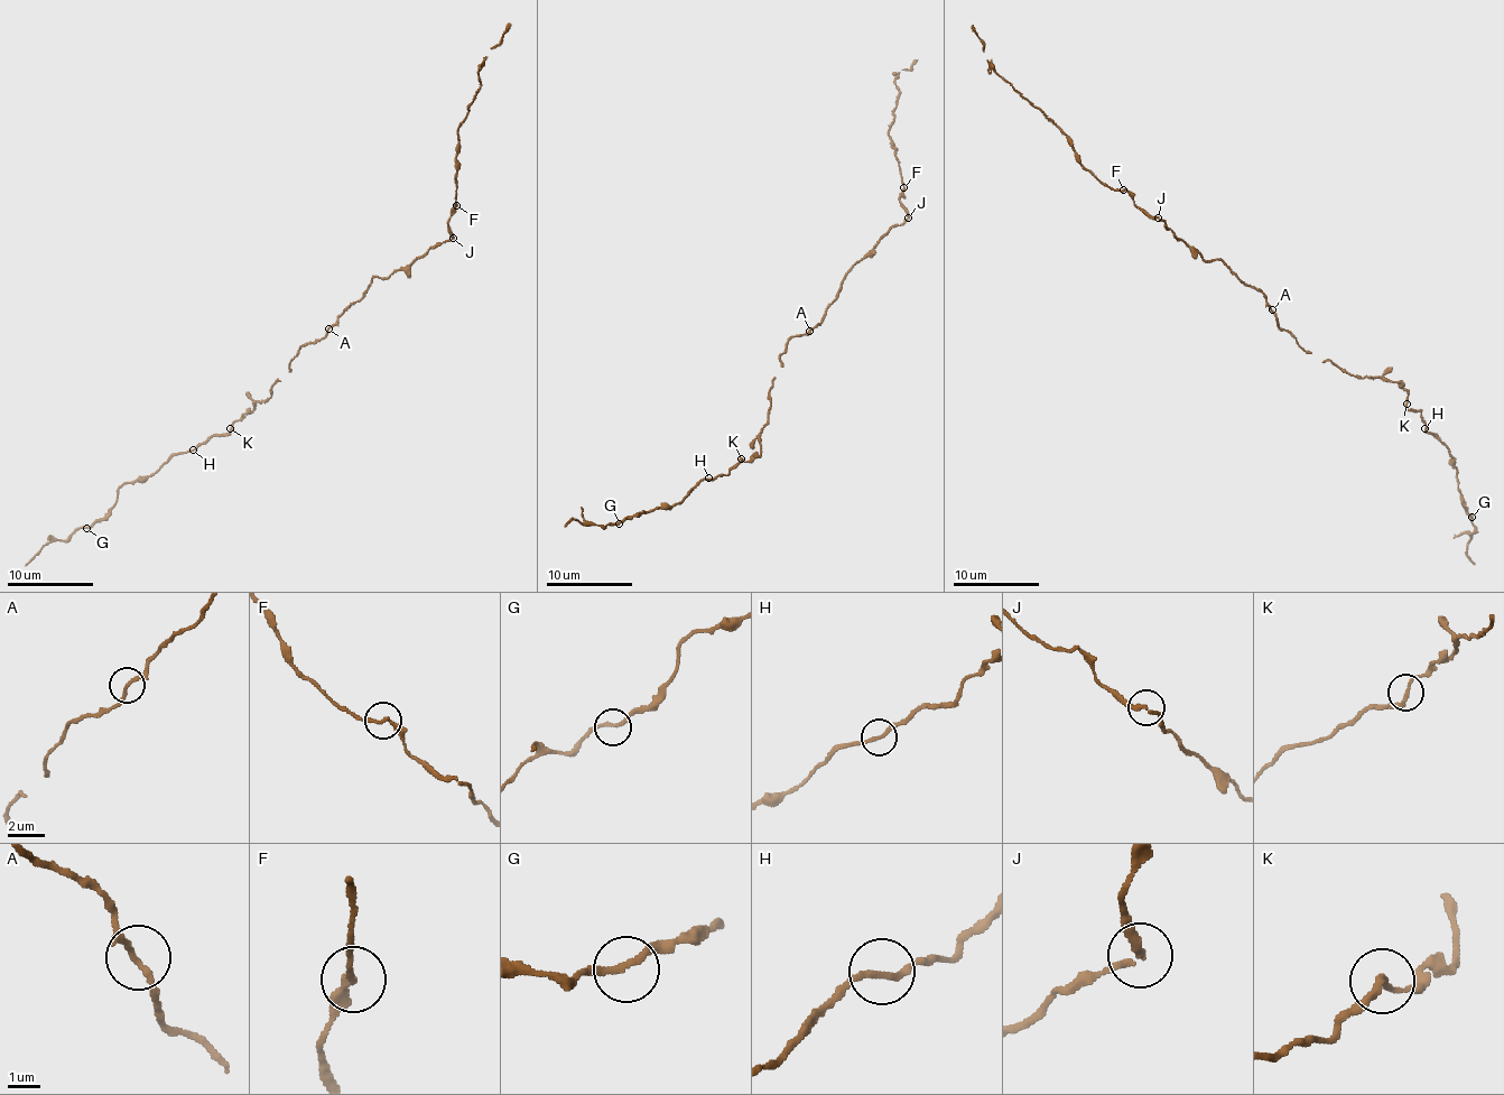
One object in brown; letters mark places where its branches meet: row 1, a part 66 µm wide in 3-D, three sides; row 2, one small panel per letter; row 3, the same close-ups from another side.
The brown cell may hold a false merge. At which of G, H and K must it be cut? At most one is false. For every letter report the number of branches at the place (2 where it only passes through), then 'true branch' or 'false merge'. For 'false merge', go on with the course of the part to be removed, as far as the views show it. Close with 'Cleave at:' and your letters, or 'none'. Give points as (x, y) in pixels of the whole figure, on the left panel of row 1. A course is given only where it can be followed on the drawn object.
G: branches 2; true branch
H: branches 2; true branch
K: branches 2; true branch
Cleave at: none

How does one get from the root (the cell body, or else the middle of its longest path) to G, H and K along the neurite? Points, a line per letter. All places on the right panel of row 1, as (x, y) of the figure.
G: (1272, 312), (1308, 352), (1352, 374), (1399, 382), (1405, 407), (1421, 413), (1424, 429), (1451, 457), (1472, 517)
H: (1272, 312), (1280, 328), (1308, 352), (1352, 374), (1399, 382), (1409, 396), (1405, 407), (1421, 413), (1424, 428)
K: (1272, 312), (1280, 328), (1287, 328), (1308, 352), (1331, 361), (1352, 374), (1399, 382), (1409, 396), (1405, 402)

